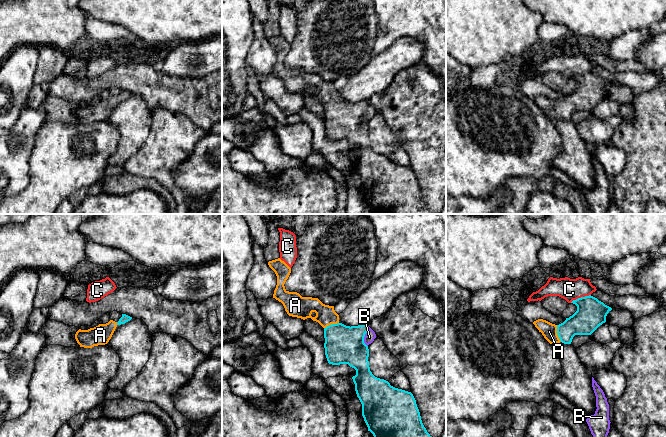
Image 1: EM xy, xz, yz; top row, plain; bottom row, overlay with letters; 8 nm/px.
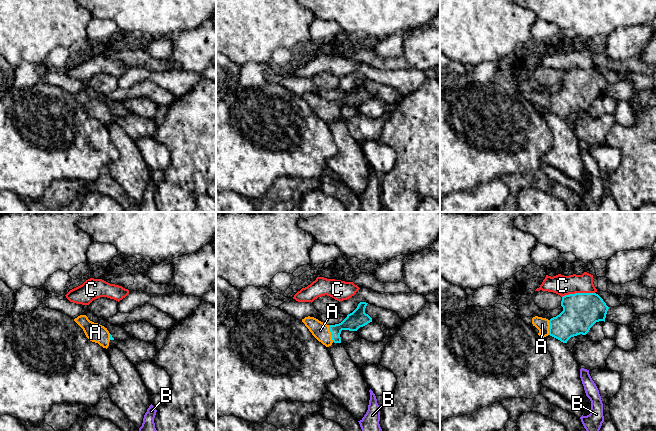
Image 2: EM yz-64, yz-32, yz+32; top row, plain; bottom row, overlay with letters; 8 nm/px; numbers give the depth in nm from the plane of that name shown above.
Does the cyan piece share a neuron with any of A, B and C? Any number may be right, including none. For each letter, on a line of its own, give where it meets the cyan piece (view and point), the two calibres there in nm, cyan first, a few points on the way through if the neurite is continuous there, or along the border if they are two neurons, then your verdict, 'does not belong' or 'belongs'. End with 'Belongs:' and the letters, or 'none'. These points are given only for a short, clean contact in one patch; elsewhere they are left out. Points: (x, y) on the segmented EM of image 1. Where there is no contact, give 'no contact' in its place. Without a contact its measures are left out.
A: contact yz (557, 333); calibres 220 and 120 nm; way yz (585, 320), (562, 333), (557, 333), (549, 331); belongs
B: contact xz (364, 336); calibres 300 and 80 nm; border xz (368, 326), (364, 337), (364, 343), (367, 346); does not belong
C: contact yz (581, 297); calibres 240 and 180 nm; does not belong
Belongs: A

